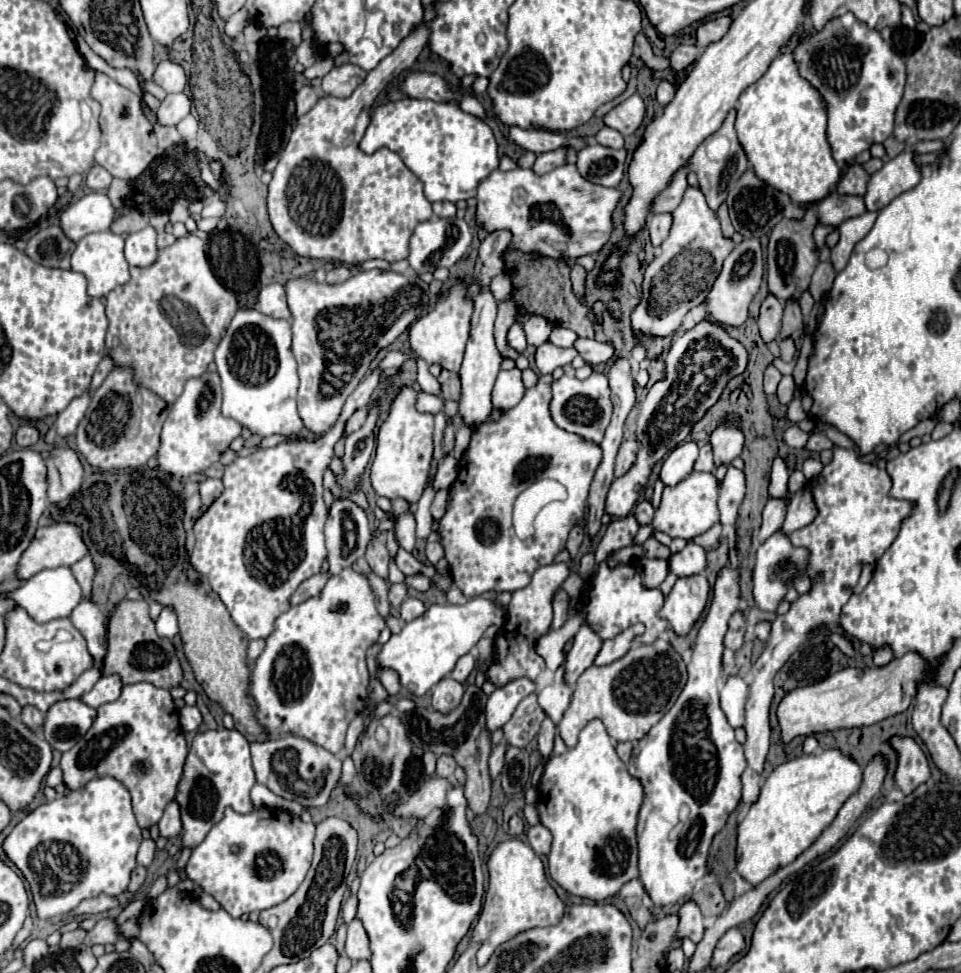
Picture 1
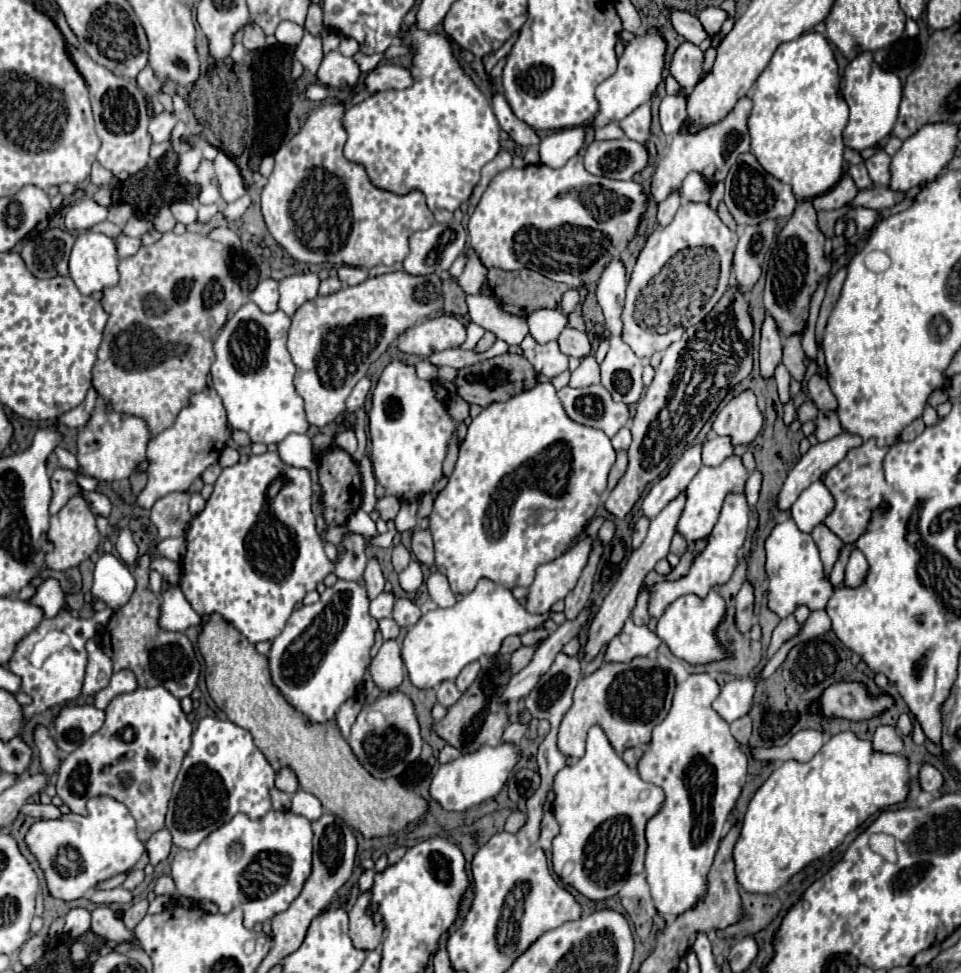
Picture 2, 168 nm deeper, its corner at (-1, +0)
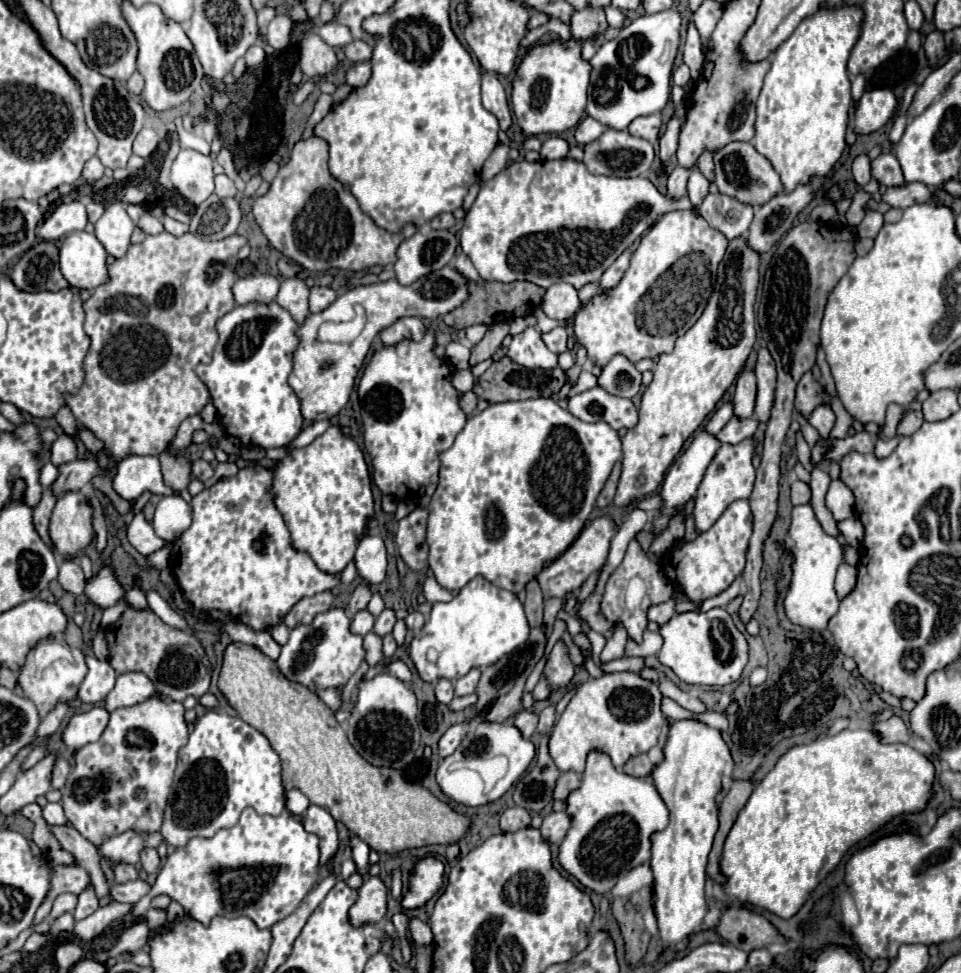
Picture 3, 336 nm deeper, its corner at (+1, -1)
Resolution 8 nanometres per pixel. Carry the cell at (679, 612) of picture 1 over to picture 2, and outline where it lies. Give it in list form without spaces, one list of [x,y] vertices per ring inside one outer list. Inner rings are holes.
[[[710,591],[708,597],[682,595],[658,619],[656,635],[668,645],[672,655],[684,659],[686,663],[710,665],[714,661],[722,661],[722,659],[732,657],[732,653],[718,641],[718,635],[716,635],[716,629],[724,621],[724,615],[726,615],[726,603],[716,591]]]

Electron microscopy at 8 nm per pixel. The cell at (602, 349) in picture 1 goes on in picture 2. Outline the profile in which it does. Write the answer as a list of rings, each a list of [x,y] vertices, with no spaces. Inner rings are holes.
[[[564,327],[562,333],[558,335],[558,347],[564,355],[568,357],[586,357],[590,353],[590,341],[588,341],[588,335],[578,331],[578,329],[570,329],[570,327]]]

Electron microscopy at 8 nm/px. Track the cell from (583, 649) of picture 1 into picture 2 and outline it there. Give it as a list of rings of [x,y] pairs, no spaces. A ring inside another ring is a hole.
[[[686,491],[678,493],[676,499],[672,499],[672,501],[658,513],[658,517],[650,521],[648,537],[644,539],[642,547],[636,549],[636,551],[632,551],[632,555],[626,559],[626,563],[622,563],[622,567],[620,567],[620,571],[618,571],[618,575],[616,575],[616,581],[614,581],[610,593],[606,595],[602,607],[598,609],[598,613],[594,615],[594,619],[592,619],[592,623],[590,623],[588,643],[586,643],[586,647],[584,647],[584,651],[586,651],[586,659],[584,659],[584,661],[594,659],[594,657],[598,655],[598,651],[602,649],[602,645],[610,643],[610,639],[614,639],[614,635],[618,635],[618,633],[622,631],[624,621],[630,617],[630,613],[632,613],[632,609],[634,609],[634,605],[636,605],[636,597],[638,597],[638,589],[640,589],[640,585],[642,585],[642,579],[646,577],[648,571],[654,569],[656,561],[660,561],[660,559],[664,559],[664,557],[668,555],[668,547],[670,547],[670,541],[672,541],[672,537],[674,537],[674,533],[676,533],[676,523],[678,523],[680,515],[682,515],[684,503],[686,503]]]

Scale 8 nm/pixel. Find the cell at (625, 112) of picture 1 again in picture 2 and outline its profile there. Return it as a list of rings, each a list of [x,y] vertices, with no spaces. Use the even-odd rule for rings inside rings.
[[[644,103],[636,111],[632,111],[626,119],[622,119],[620,127],[626,133],[626,137],[630,137],[638,143],[644,143],[650,137],[650,121],[652,121],[650,105]]]

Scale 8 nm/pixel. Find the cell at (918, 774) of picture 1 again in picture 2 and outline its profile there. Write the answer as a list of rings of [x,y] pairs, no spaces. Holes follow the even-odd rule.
[[[922,765],[922,767],[920,767],[920,785],[922,785],[924,791],[936,793],[936,791],[942,789],[944,777],[942,777],[942,773],[940,773],[936,767],[932,767],[932,765]]]

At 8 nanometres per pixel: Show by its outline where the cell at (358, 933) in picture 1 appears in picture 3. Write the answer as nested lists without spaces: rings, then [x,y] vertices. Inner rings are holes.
[[[370,876],[358,890],[358,900],[350,908],[350,924],[364,926],[364,924],[378,924],[386,914],[386,898],[388,888],[384,886],[382,878]]]

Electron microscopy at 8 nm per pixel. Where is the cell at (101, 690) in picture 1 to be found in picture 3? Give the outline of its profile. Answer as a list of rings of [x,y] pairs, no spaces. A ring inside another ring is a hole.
[[[126,672],[118,676],[116,686],[110,690],[110,694],[104,700],[104,708],[112,712],[122,706],[144,702],[148,696],[160,696],[154,690],[154,684],[140,672]]]

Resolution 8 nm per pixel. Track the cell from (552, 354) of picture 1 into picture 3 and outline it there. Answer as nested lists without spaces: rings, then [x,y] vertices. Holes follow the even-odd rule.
[[[534,326],[512,336],[512,342],[510,342],[506,354],[526,368],[546,368],[546,370],[550,370],[550,368],[558,366],[558,356],[548,350],[540,332]]]

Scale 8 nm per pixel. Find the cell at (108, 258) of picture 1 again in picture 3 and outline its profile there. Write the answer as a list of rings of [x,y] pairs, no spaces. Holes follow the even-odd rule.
[[[72,232],[60,246],[60,270],[76,290],[94,290],[108,280],[106,256],[94,234]]]

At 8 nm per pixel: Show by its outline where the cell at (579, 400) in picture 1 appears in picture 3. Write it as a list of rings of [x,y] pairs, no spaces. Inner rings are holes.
[[[600,386],[572,396],[568,400],[568,412],[584,422],[608,422],[614,430],[632,428],[638,420],[632,400],[608,396]]]

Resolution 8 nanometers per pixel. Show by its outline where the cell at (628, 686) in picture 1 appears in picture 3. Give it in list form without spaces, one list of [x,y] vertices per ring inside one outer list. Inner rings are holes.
[[[614,672],[580,684],[578,692],[558,718],[550,736],[550,756],[566,772],[584,772],[586,756],[592,748],[606,752],[620,770],[628,758],[648,752],[658,744],[660,730],[666,722],[662,714],[662,692],[656,682],[634,672]]]

